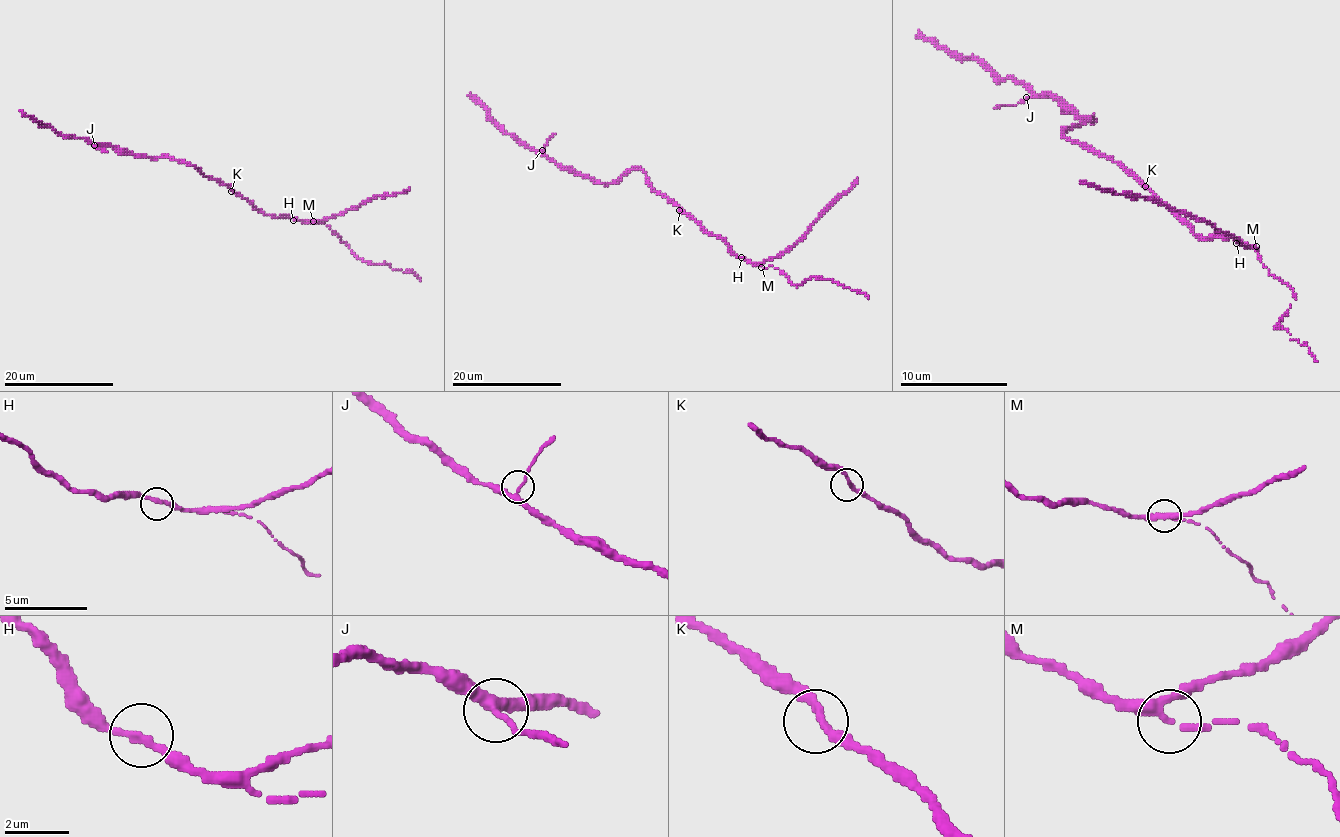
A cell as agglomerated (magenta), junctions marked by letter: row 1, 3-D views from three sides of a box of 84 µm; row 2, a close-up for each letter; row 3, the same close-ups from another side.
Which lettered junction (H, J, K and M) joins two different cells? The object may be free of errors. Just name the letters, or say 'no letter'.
no letter

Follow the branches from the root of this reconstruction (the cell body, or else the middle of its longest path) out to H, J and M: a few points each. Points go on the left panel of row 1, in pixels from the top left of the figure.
H: (222, 184), (227, 184), (267, 215), (293, 220)
J: (222, 184), (194, 166), (170, 156), (148, 158), (105, 144), (94, 145)
M: (222, 184), (227, 184), (267, 215), (312, 221)

